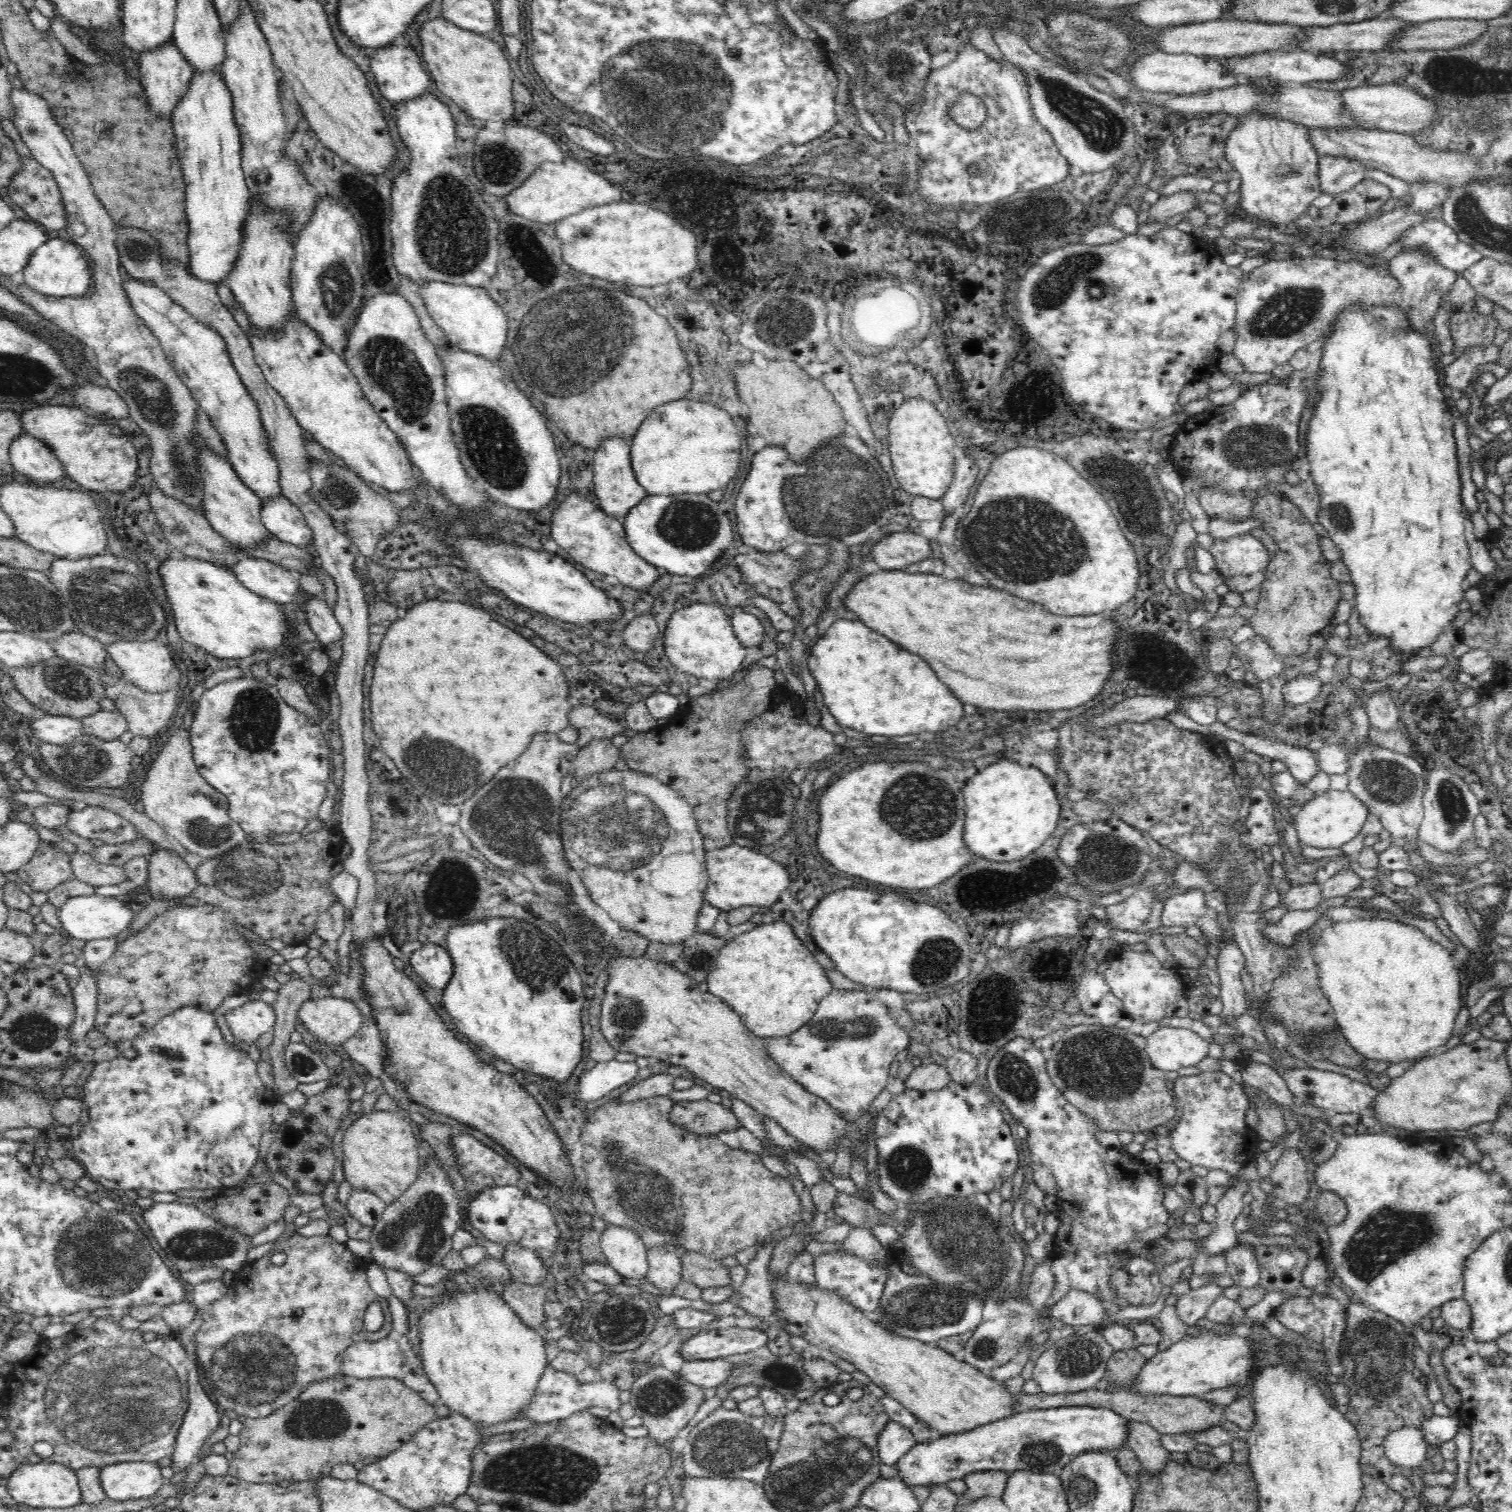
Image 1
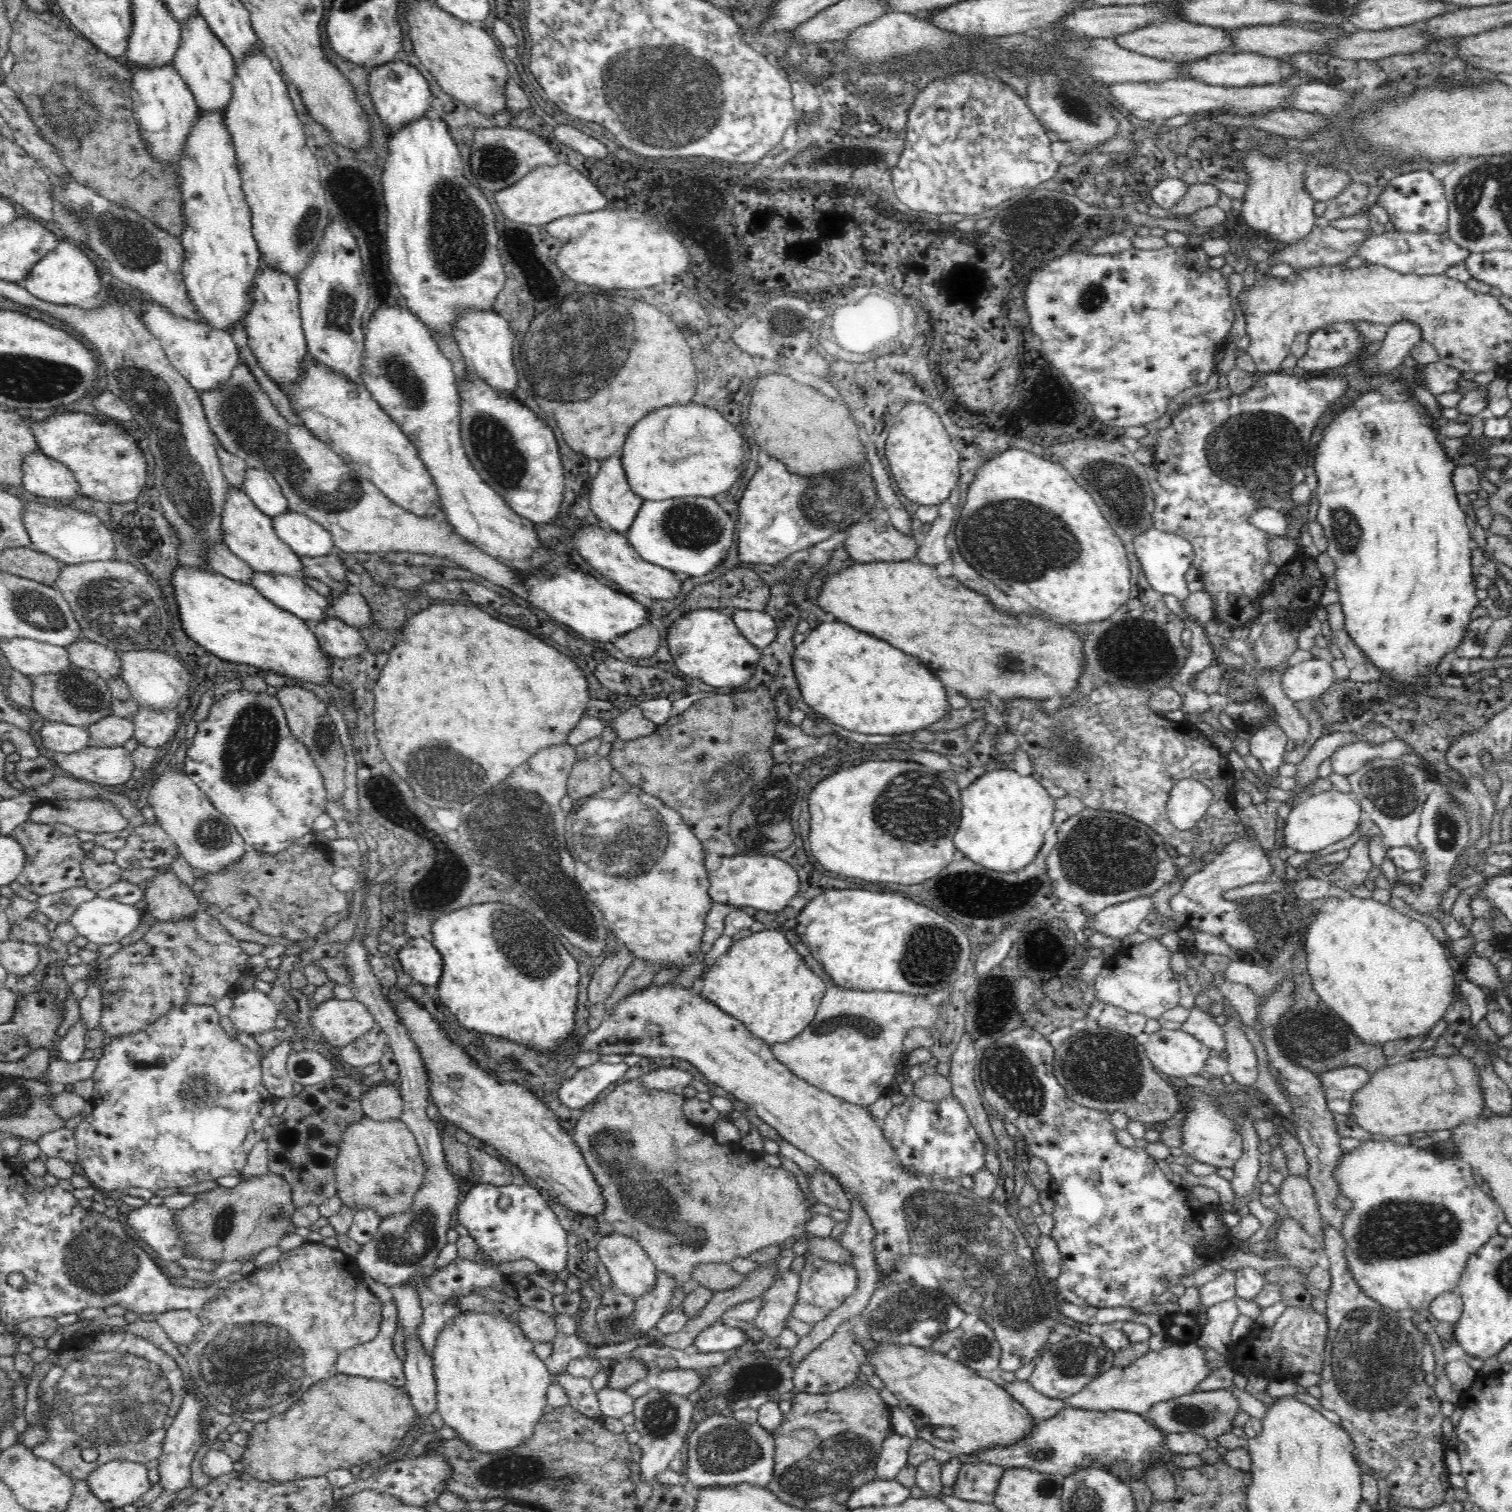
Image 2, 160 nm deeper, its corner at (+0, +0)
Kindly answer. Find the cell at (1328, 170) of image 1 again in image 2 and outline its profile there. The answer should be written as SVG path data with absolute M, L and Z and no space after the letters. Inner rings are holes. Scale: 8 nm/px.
M1310 167L1305 176L1305 189L1318 202L1326 202L1350 184L1348 173L1334 167Z

